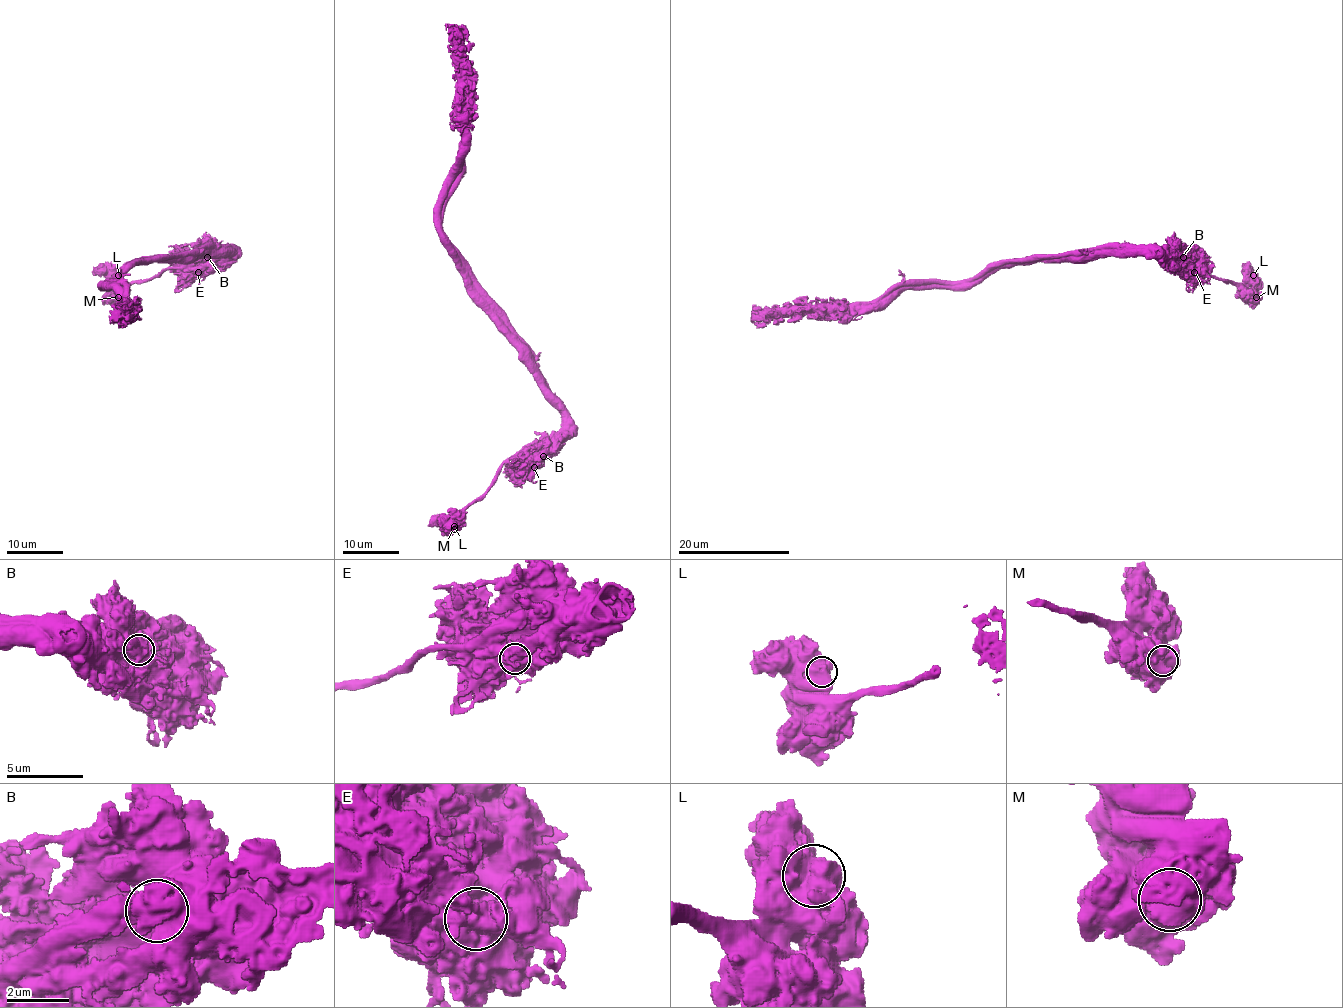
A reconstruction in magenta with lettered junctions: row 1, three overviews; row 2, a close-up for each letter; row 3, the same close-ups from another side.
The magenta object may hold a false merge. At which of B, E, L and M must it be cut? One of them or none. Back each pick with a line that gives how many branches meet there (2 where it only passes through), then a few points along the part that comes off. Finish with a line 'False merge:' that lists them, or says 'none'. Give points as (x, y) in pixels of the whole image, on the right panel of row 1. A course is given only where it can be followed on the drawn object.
B: branches 4; course (1183, 256), (1109, 248), (1005, 259), (973, 277), (904, 282), (871, 301), (766, 312), (760, 322)
False merge: B

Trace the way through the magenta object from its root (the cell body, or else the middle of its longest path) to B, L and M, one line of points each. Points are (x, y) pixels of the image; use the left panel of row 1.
B: (163, 256), (226, 254), (207, 256)
L: (163, 256), (226, 254), (203, 255), (144, 280), (122, 283), (118, 275)
M: (163, 256), (226, 254), (203, 255), (184, 265), (171, 266), (161, 275), (135, 280), (118, 297)

